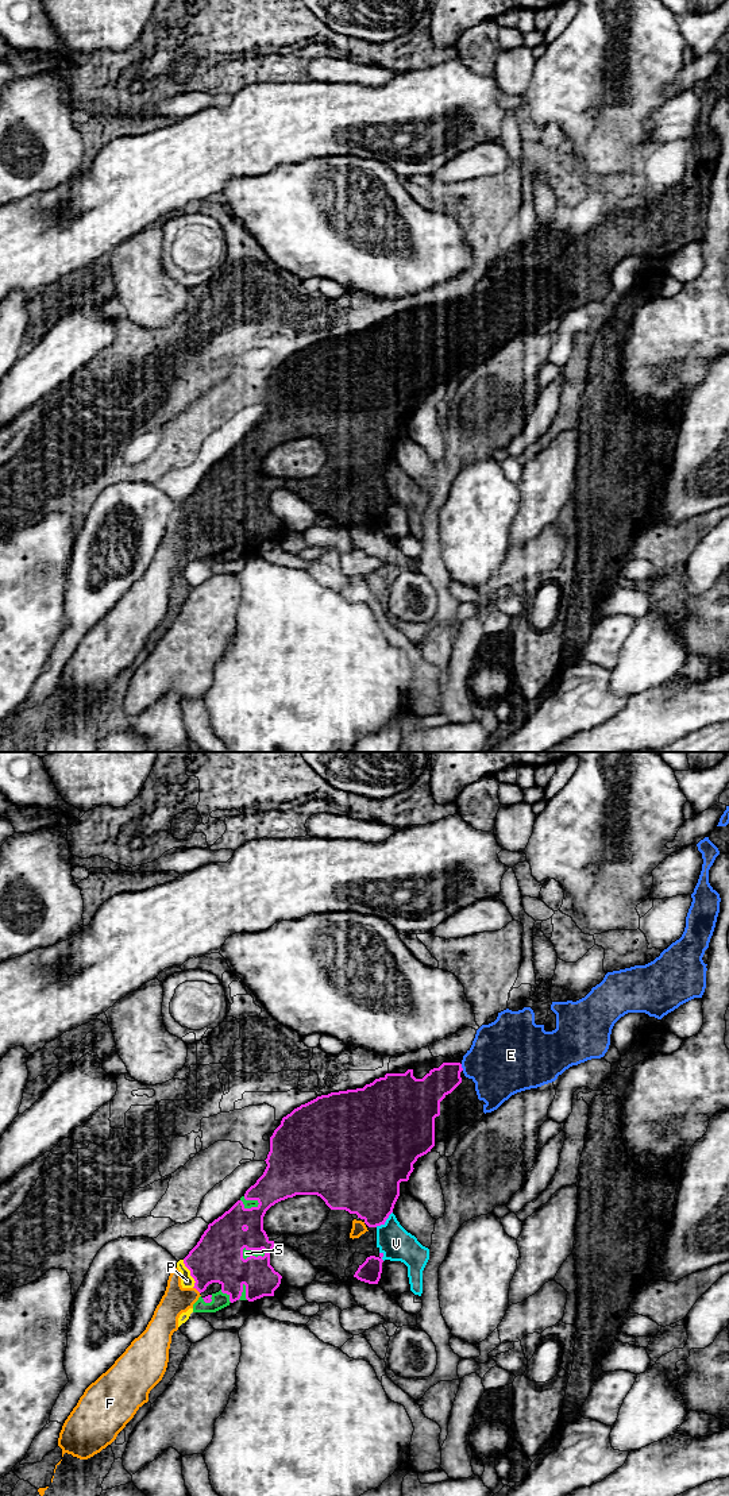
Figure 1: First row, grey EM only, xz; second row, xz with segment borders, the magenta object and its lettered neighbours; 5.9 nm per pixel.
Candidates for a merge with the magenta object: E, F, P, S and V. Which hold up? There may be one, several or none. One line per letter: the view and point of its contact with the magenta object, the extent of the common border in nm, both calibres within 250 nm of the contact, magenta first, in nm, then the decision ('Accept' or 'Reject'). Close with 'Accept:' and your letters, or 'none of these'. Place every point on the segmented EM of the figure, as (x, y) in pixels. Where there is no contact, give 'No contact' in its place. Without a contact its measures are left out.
E: Touches magenta at xz (461, 1067). Shared border 40 nm. Thickness 180 nm (magenta) against 400 nm. Accept
F: Touches magenta at xz (197, 1290). Shared border 60 nm. Thickness 300 nm (magenta) against 160 nm. Reject
P: Touches magenta at xz (191, 1273). Shared border 180 nm. Thickness 300 nm (magenta) against 80 nm. Accept
S: Touches magenta at xz (254, 1256). Shared border 150 nm. Thickness 300 nm (magenta) against 50 nm. Accept
V: Touches magenta at xz (385, 1221). Shared border 140 nm. Thickness 380 nm (magenta) against 200 nm. Reject
Accept: E, P, S

